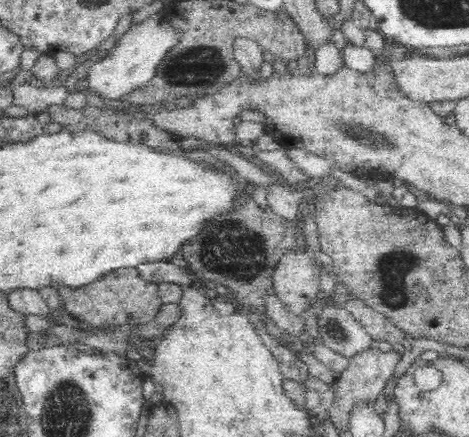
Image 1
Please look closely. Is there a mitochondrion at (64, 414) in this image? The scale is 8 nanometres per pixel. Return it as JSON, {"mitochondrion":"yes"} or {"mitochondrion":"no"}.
{"mitochondrion":"yes"}

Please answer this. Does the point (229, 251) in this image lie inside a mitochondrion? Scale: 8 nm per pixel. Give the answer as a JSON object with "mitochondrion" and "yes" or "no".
{"mitochondrion":"yes"}

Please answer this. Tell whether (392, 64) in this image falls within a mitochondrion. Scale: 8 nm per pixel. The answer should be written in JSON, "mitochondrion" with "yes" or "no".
{"mitochondrion":"no"}

